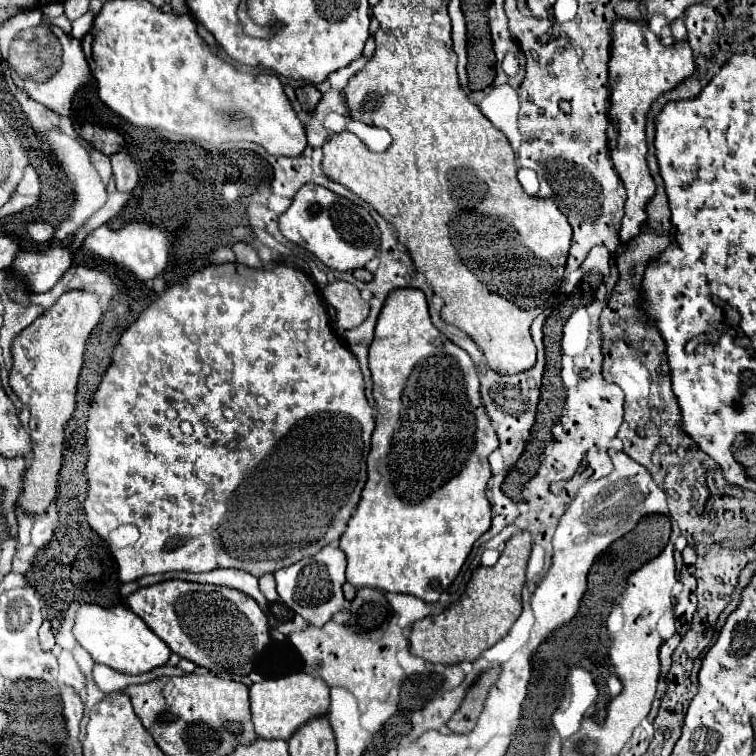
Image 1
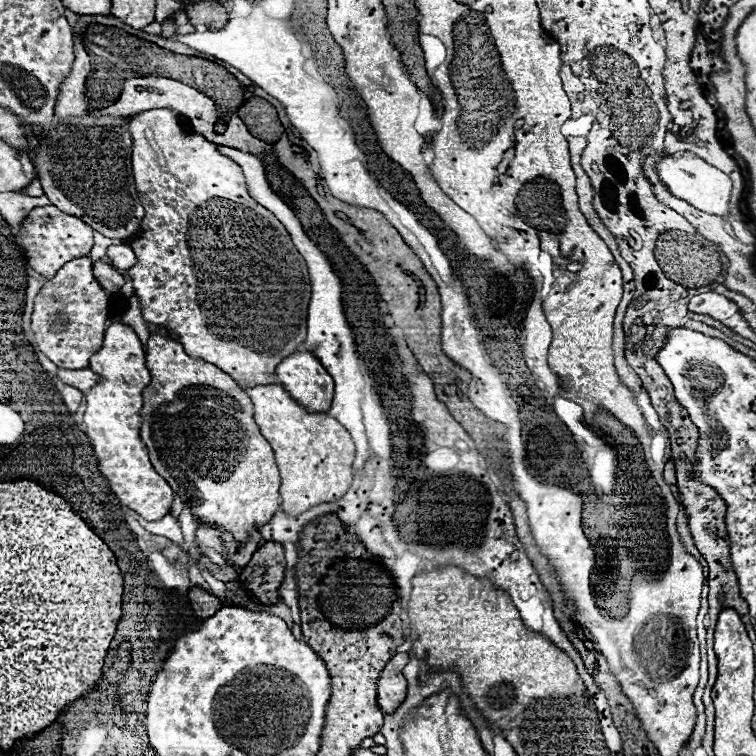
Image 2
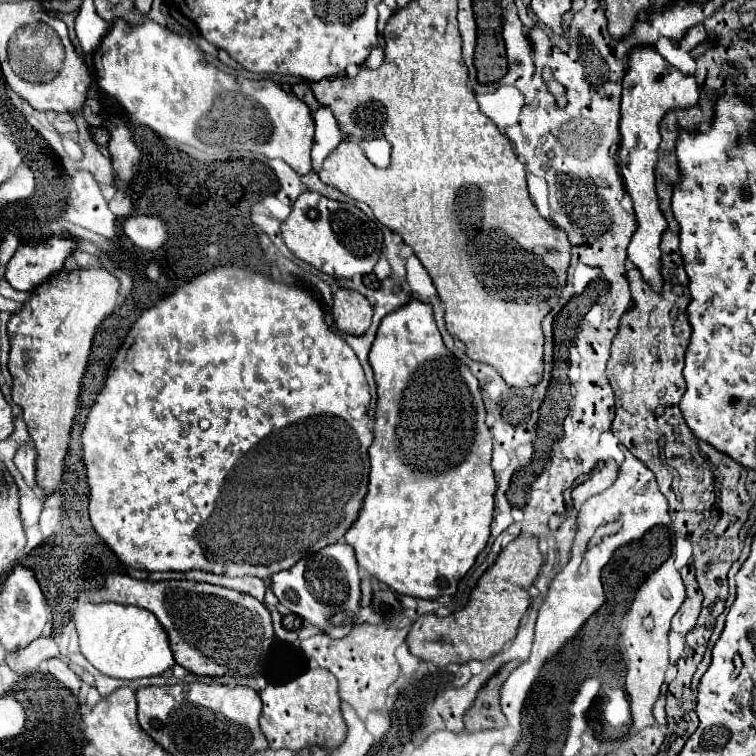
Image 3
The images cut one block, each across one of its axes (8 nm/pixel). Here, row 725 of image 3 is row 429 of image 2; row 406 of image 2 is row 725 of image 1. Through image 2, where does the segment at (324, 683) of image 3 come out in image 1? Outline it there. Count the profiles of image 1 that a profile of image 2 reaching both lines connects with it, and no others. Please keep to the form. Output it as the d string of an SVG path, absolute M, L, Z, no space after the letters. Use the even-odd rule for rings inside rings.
M296 672L278 680L264 680L250 688L250 708L256 734L264 740L290 740L290 736L312 718L328 716L330 686L320 678L306 672Z

